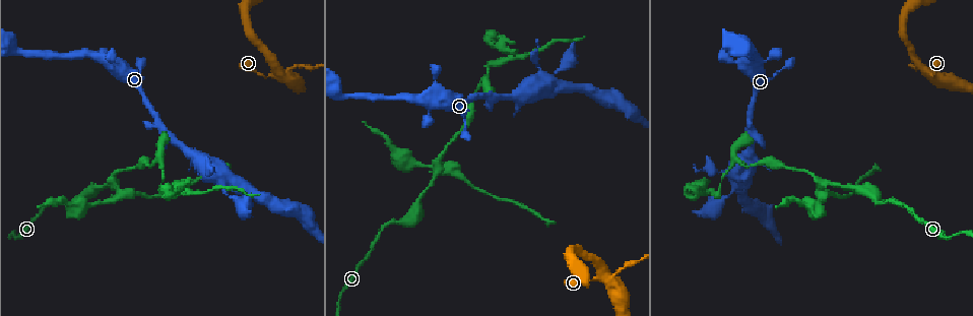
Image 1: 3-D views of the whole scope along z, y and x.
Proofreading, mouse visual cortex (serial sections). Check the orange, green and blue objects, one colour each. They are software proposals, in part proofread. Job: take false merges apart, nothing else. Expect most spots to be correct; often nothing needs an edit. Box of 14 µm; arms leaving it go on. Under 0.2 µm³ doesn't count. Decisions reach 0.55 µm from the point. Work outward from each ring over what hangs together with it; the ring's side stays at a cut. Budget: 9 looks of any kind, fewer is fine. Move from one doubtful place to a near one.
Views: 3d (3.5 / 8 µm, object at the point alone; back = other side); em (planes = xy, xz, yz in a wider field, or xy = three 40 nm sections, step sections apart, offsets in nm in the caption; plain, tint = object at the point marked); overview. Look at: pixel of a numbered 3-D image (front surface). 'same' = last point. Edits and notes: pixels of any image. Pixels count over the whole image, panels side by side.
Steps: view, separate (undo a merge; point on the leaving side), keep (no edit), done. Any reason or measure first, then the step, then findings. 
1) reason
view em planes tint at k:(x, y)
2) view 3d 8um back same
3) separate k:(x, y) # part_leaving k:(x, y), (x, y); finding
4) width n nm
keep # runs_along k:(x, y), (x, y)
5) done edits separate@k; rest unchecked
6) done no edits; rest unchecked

view 3d 3.5um back at 1:(275, 75)

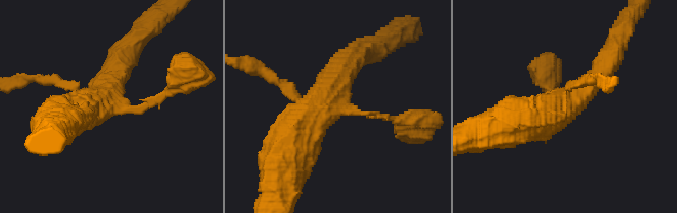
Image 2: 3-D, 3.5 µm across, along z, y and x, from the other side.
view em xy step 1 tint at 2:(108, 101)

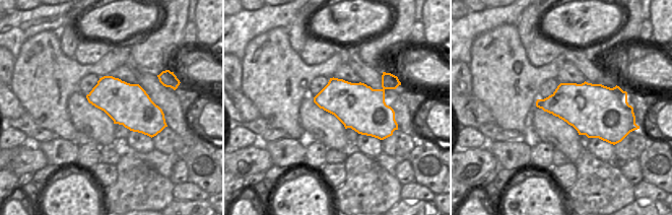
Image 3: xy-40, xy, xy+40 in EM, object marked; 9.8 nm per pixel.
separate 2:(47, 82) # two cells meet here

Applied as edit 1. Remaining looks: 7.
redraw
view overview

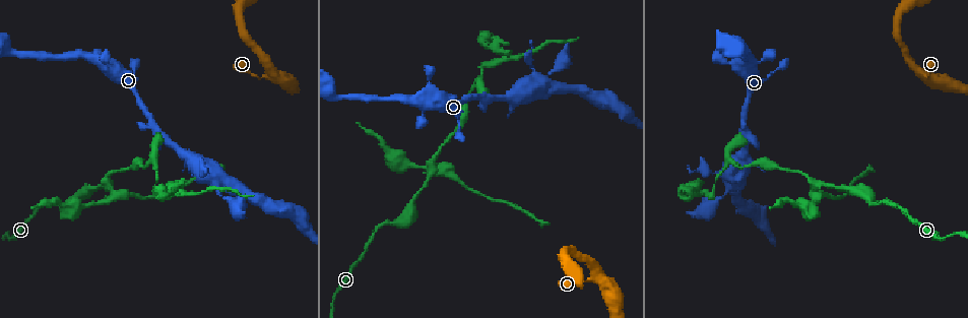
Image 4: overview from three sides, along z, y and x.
two arms in line, one across
view 3d 3.5um at 4:(818, 182)

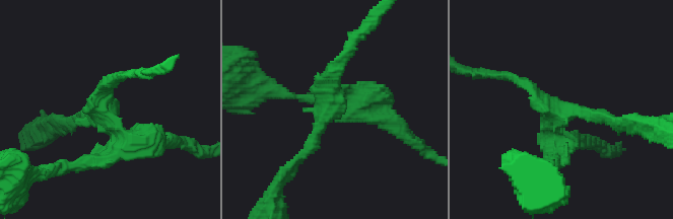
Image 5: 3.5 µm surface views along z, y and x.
need the tissue
view em xy step 2 tint at 5:(330, 105)

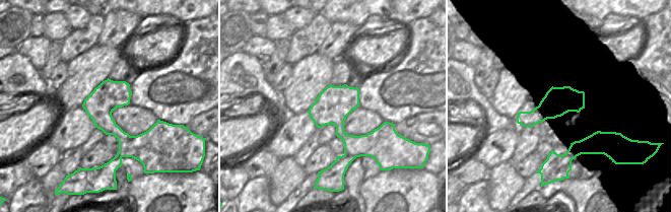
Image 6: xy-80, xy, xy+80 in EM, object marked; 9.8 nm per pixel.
cut it another way
view em xy step 1 tint same

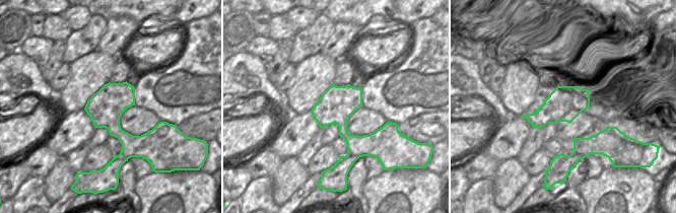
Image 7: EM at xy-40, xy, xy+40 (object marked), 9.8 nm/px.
width 360 nm
separate 5:(76, 165) # border 7:(573, 151), (590, 154); two cells meet here

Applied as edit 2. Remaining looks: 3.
abrupt turn
view 3d 3.5um at 4:(743, 167)

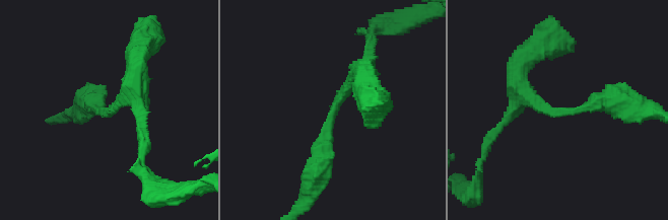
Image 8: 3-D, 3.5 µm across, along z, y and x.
arm_widths 200, 300 nm; now the EM
view em planes tint at 8:(332, 108)

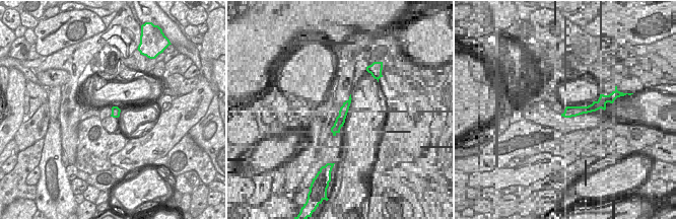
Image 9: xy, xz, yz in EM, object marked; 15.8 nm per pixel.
another direction
view em xy step 2 tint same

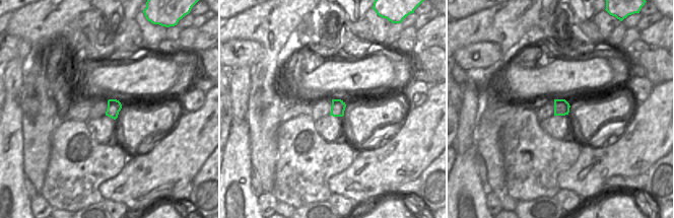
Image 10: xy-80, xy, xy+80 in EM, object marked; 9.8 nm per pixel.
keep # runs_along 8:(315, 168), (330, 112), (368, 65); all the same cell

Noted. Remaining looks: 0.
done edits separate@2, separate@5; rest unchecked

